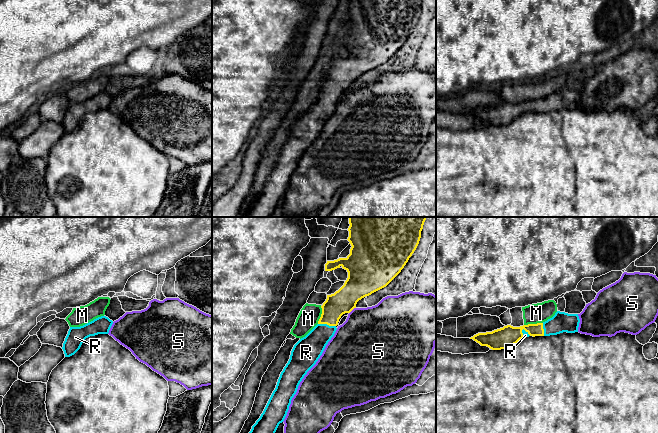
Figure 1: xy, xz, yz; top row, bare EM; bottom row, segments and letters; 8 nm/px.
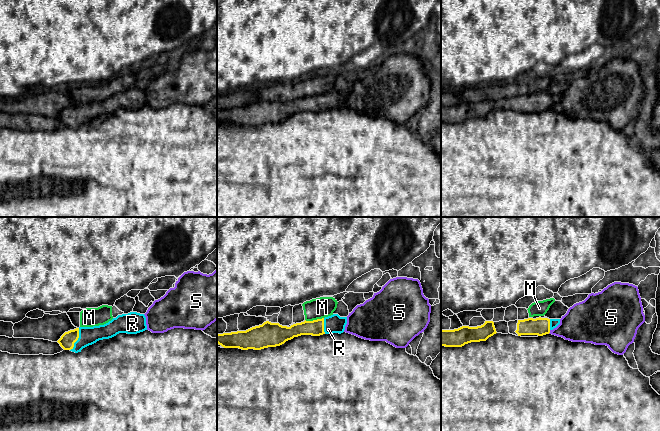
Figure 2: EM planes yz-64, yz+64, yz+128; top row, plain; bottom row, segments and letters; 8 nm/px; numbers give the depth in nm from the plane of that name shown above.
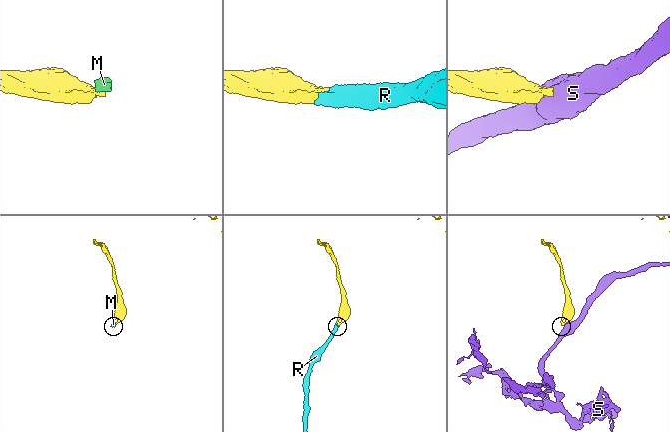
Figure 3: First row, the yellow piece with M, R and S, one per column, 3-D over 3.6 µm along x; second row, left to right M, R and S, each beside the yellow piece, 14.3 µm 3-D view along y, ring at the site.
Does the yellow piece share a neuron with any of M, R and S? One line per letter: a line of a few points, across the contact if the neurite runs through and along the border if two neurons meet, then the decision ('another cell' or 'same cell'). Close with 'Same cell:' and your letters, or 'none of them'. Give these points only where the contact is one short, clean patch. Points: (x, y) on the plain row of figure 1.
M: line yz (542, 98), (524, 101); another cell
R: line xz (344, 76), (331, 89), (327, 100), (324, 107), (309, 125); same cell
S: line xz (355, 83), (349, 89); another cell
Same cell: R

